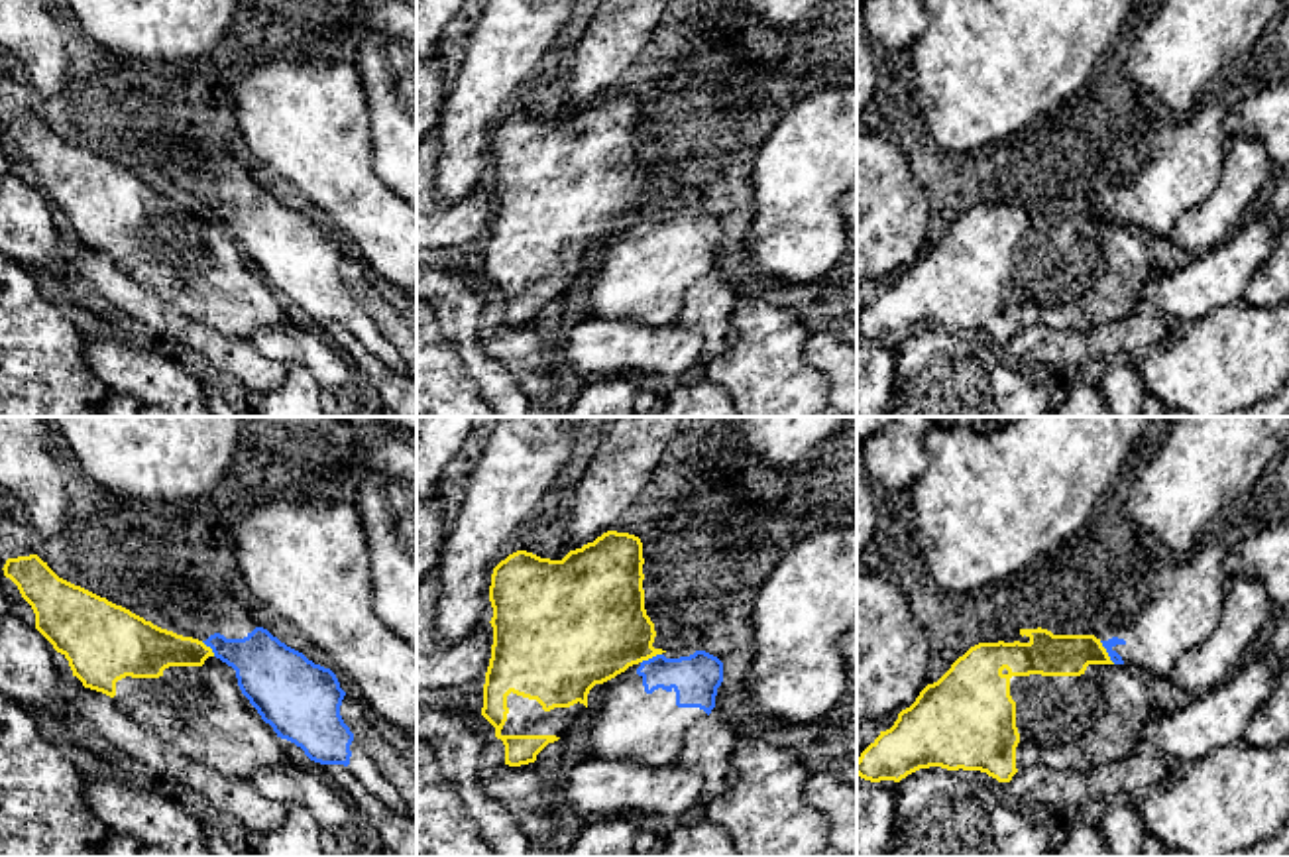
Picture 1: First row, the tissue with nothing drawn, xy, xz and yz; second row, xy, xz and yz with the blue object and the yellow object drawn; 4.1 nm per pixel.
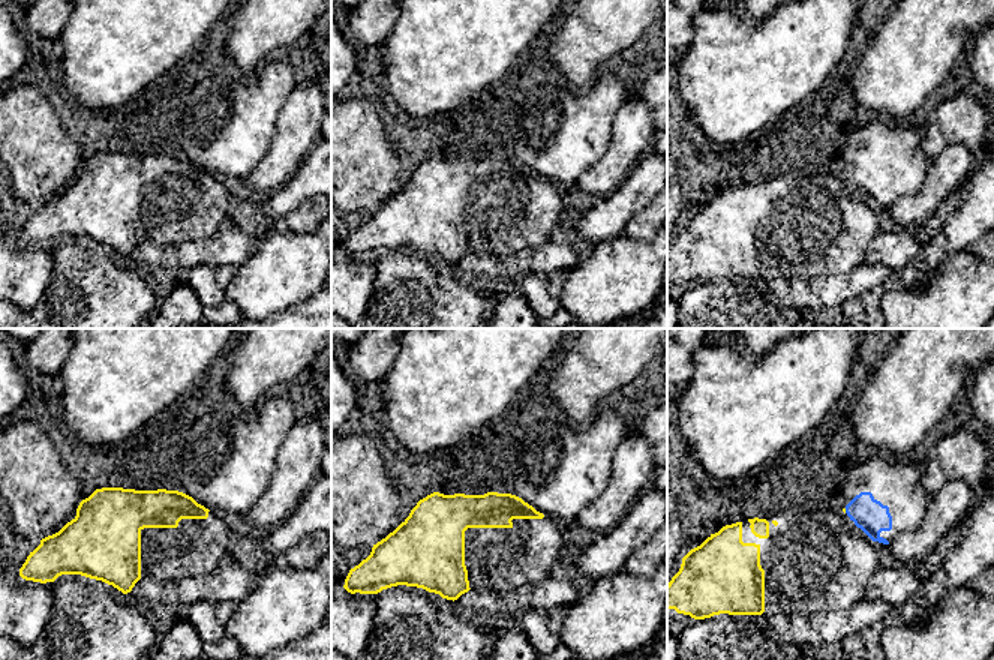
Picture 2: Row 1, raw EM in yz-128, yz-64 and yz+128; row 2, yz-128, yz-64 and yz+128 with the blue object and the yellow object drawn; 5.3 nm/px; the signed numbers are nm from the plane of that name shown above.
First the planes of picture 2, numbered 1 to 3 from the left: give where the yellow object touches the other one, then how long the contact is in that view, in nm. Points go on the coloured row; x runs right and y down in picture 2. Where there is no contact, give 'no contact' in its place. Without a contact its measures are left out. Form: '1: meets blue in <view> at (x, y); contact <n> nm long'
1: no contact
2: no contact
3: meets blue in yz+128 at (846, 510); contact 30 nm long

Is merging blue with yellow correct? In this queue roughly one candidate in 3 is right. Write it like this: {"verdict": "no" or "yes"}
{"verdict": "no"}

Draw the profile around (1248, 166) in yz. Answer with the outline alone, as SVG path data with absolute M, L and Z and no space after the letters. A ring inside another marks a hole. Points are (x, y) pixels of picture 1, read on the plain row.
M1238 136L1228 143L1222 177L1212 195L1181 216L1169 242L1195 256L1224 244L1240 228L1246 208L1258 199L1263 183L1275 173L1265 145L1254 136Z

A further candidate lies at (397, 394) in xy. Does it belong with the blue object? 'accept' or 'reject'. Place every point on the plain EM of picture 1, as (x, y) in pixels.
reject

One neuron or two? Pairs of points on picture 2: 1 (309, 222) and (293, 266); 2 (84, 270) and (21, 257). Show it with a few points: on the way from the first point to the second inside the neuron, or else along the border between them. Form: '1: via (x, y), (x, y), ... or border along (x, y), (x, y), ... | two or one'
1: border along (284, 227), (302, 233), (315, 231) | two
2: border along (54, 246), (53, 275), (41, 296) | two

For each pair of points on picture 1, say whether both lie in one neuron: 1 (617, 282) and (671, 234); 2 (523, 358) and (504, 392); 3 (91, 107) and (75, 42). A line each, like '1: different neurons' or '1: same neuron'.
1: same neuron
2: different neurons
3: same neuron

